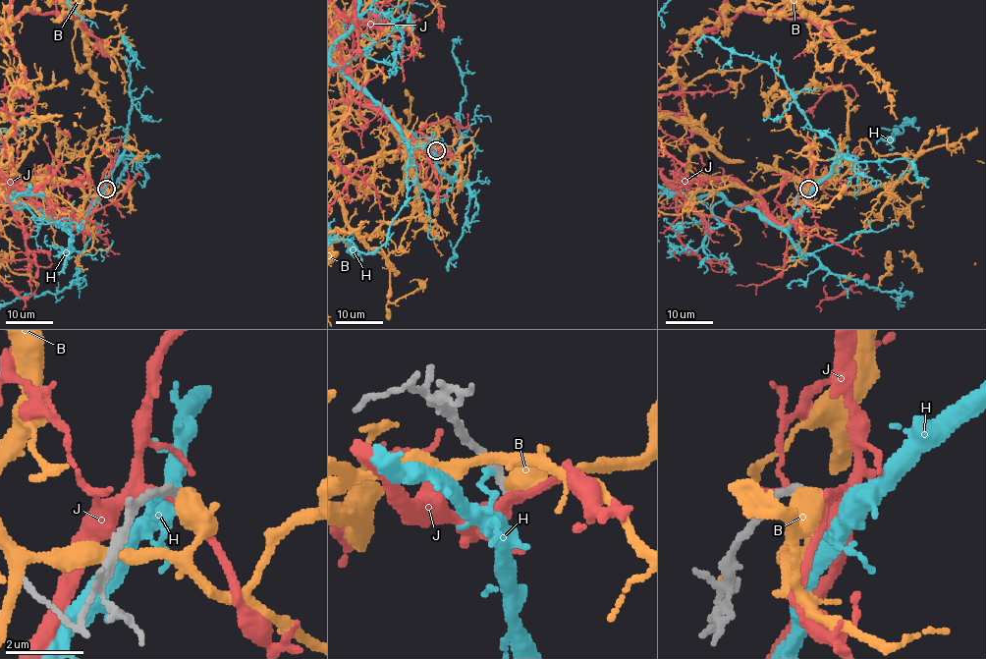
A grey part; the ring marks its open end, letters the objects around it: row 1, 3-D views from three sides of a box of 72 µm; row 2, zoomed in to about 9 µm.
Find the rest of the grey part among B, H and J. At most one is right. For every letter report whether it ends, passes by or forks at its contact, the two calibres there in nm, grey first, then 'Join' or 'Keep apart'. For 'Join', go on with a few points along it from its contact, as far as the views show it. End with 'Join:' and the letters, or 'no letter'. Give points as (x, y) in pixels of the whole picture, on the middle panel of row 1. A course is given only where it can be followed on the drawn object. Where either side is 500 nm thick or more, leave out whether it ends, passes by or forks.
B: Thickness 240 nm (grey) against 600 nm. Keep apart
H: It ends there. Thickness 280 nm (grey) against 120 nm. Keep apart
J: It passes by. Thickness 240 nm (grey) against 240 nm. Keep apart
Join: no letter

